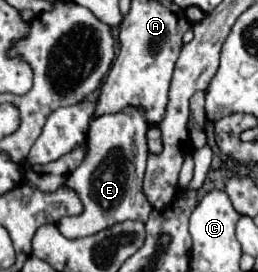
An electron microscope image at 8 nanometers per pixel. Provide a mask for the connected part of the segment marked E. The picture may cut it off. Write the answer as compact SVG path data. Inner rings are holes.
M125 107L119 113L99 115L91 121L87 137L87 155L83 163L67 177L67 187L75 189L83 201L83 213L77 217L63 217L57 227L67 239L87 237L103 231L119 221L137 219L147 221L151 205L141 191L147 163L147 123L141 107Z

